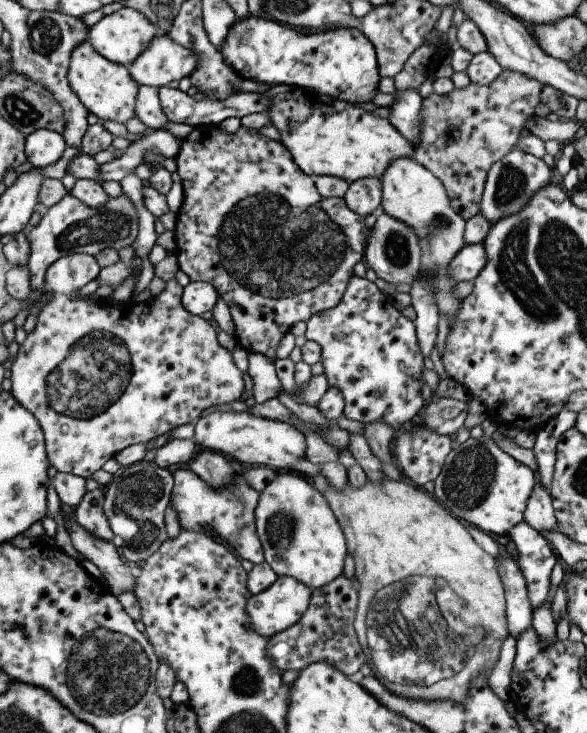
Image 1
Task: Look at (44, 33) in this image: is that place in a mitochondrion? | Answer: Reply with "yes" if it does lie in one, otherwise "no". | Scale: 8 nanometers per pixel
yes

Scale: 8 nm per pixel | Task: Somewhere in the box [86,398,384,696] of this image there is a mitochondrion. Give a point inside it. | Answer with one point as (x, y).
(139, 497)

